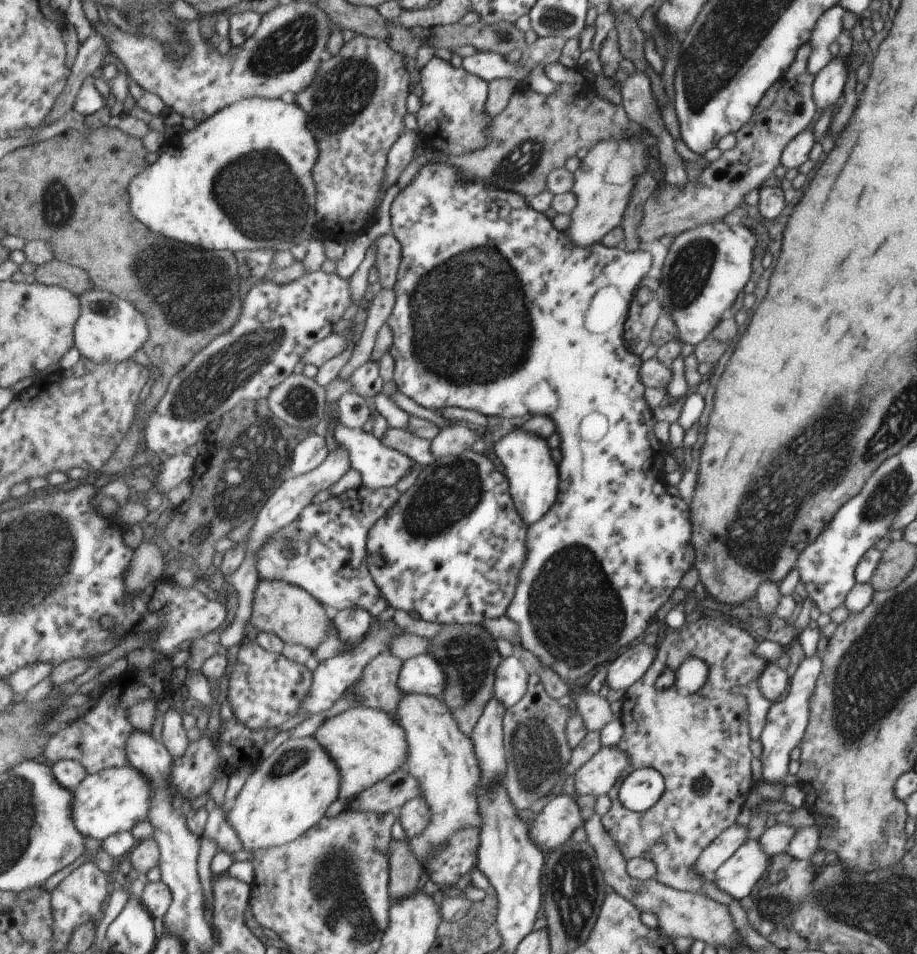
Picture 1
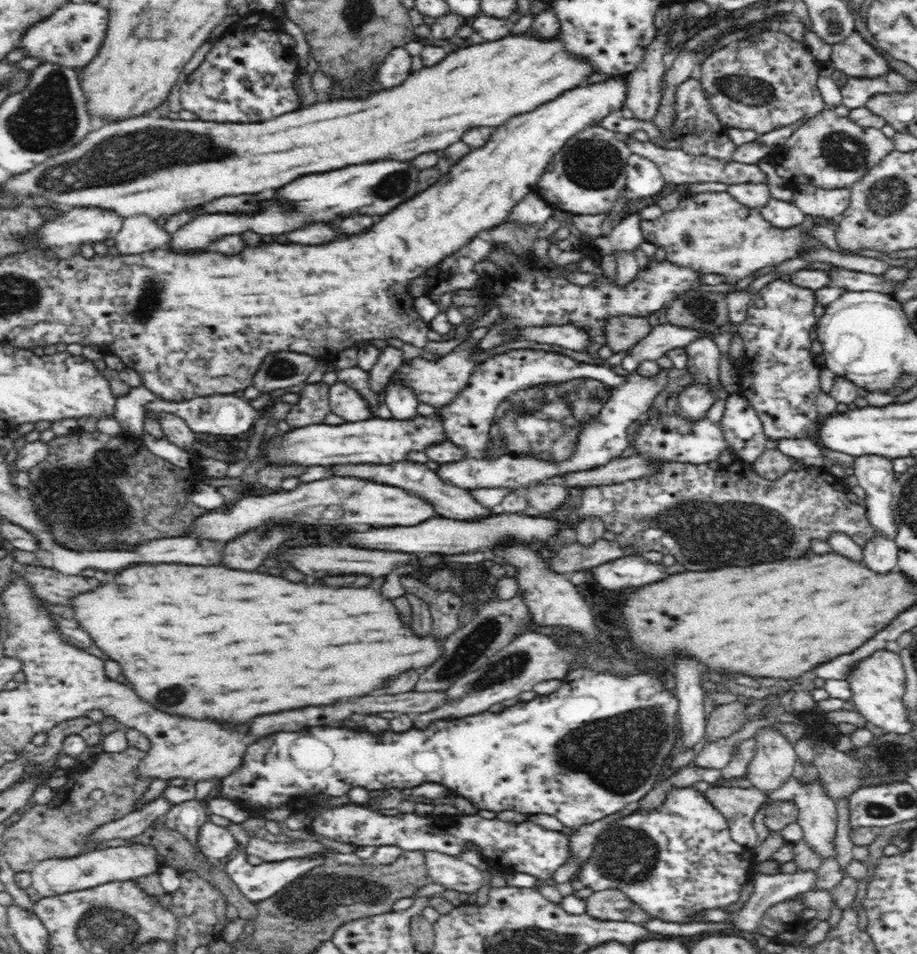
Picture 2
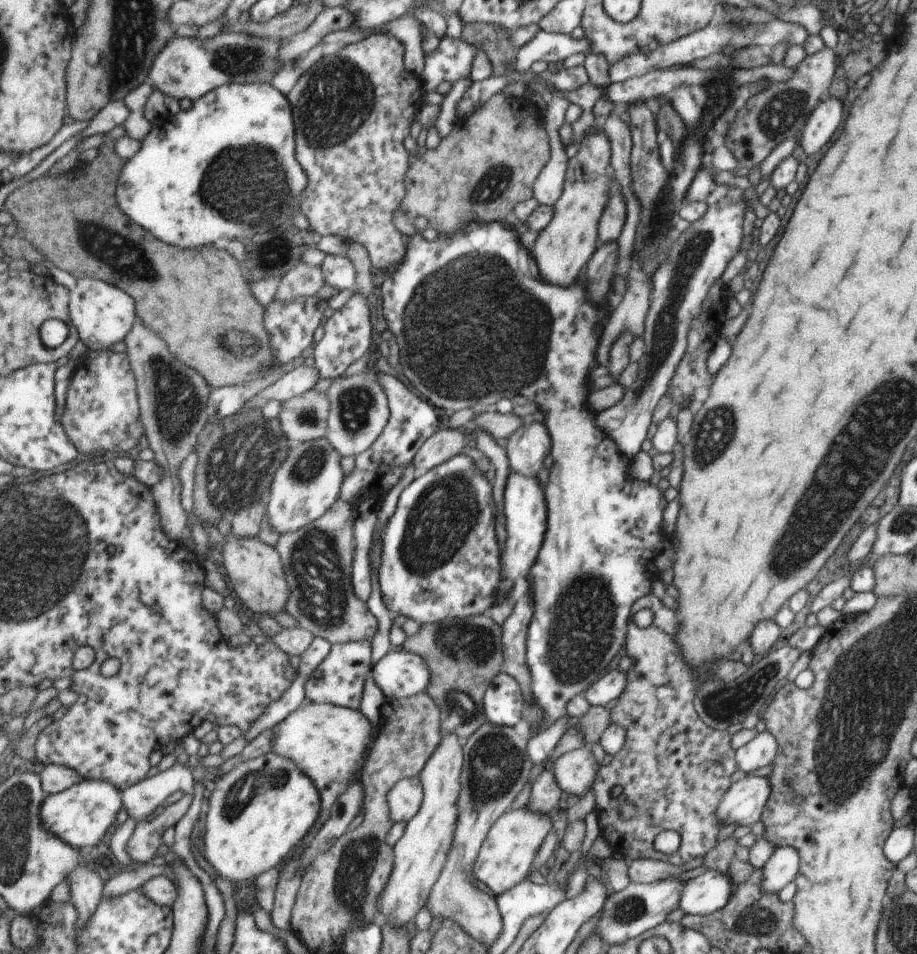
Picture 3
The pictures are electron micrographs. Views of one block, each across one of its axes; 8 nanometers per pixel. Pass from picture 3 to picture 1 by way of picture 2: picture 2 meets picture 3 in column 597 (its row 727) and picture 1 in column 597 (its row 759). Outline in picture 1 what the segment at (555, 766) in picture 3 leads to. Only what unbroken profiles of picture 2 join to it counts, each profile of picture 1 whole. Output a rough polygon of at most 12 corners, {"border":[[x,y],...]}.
{"border":[[617,744],[575,772],[577,795],[607,794],[629,766]]}

